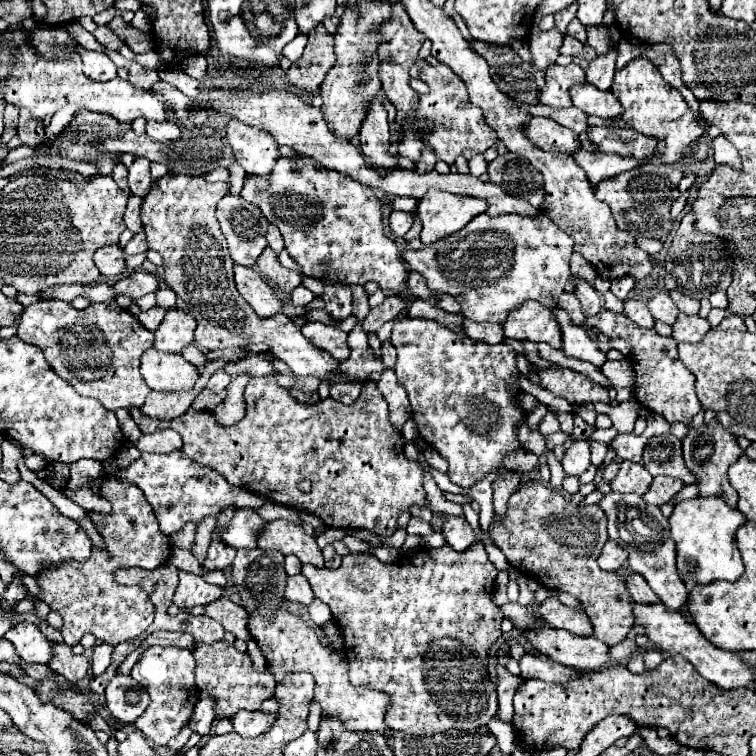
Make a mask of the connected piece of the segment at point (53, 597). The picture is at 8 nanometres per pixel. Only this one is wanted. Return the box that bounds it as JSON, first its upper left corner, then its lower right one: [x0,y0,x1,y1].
[38,478,170,646]

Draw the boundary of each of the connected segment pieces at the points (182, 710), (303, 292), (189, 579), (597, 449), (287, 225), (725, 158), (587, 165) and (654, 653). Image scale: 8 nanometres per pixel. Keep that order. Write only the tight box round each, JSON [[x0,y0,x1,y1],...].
[[130,646,198,746],[292,284,316,308],[174,570,222,610],[592,442,608,466],[242,156,408,294],[712,136,740,166],[574,150,640,186],[644,650,664,670]]

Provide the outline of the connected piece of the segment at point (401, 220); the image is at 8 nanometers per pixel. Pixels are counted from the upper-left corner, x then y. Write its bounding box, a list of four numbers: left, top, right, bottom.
[390,210,414,236]

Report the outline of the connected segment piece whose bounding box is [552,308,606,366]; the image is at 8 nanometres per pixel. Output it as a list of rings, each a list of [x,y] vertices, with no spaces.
[[[554,308],[552,316],[560,324],[562,352],[566,356],[572,356],[572,358],[578,358],[578,360],[588,360],[594,366],[602,366],[606,362],[606,354],[596,348],[596,344],[590,340],[590,334],[582,326],[576,326],[570,320],[570,314],[566,310]]]

